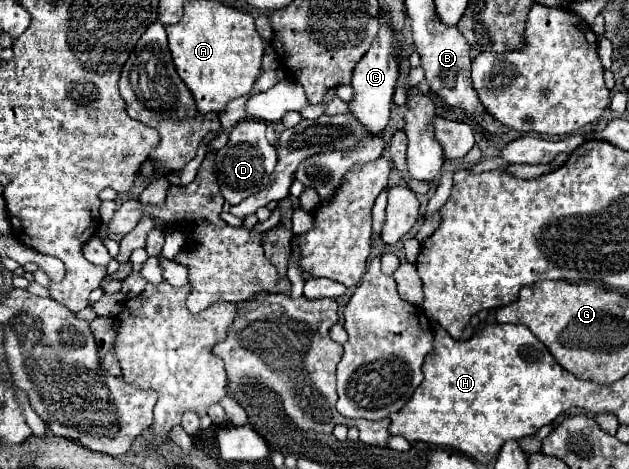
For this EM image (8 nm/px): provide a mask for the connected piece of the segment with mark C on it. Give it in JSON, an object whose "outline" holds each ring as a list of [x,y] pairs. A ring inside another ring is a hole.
{"outline":[[[380,21],[380,33],[376,37],[376,41],[370,45],[368,53],[356,63],[354,73],[352,73],[352,89],[354,89],[354,97],[348,103],[348,113],[368,131],[368,133],[380,133],[388,121],[390,121],[390,107],[392,107],[392,97],[394,97],[394,89],[396,89],[396,79],[398,79],[398,71],[396,71],[396,57],[394,57],[394,49],[392,49],[392,29],[388,29],[388,25],[384,25],[384,21]]]}

